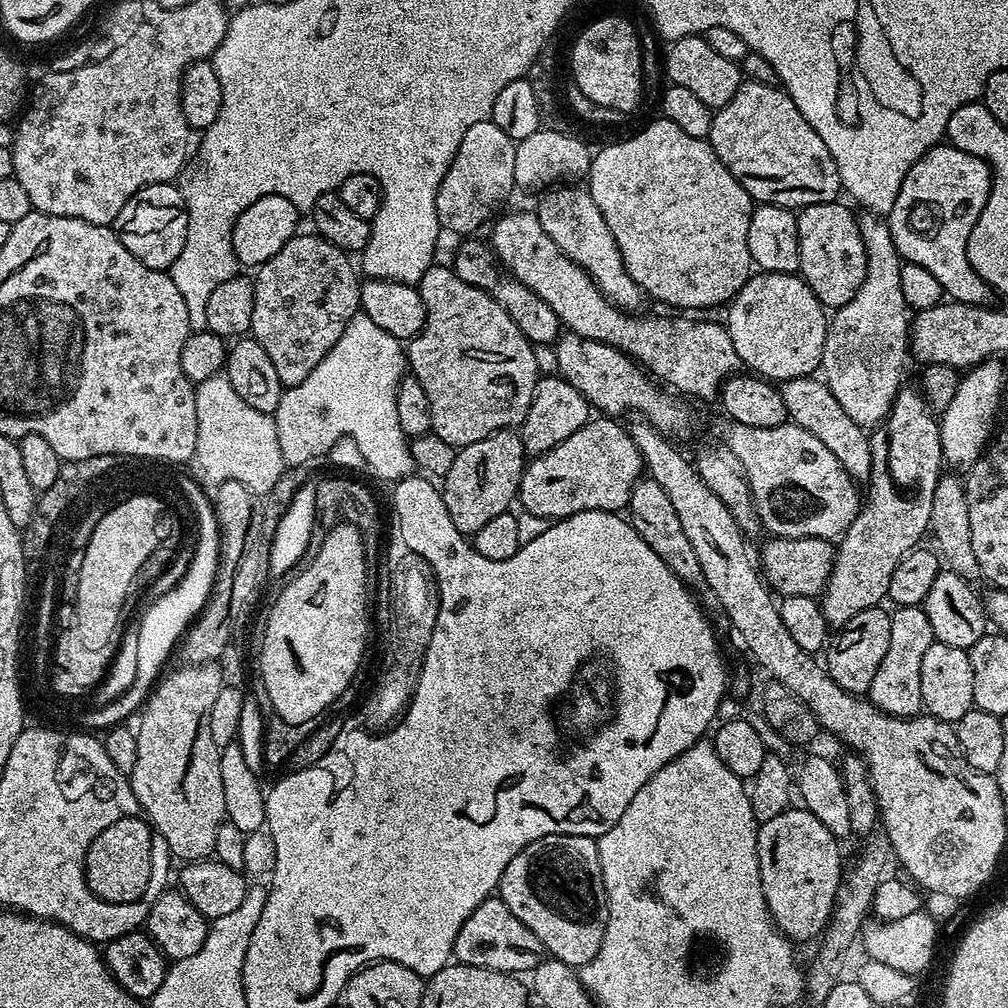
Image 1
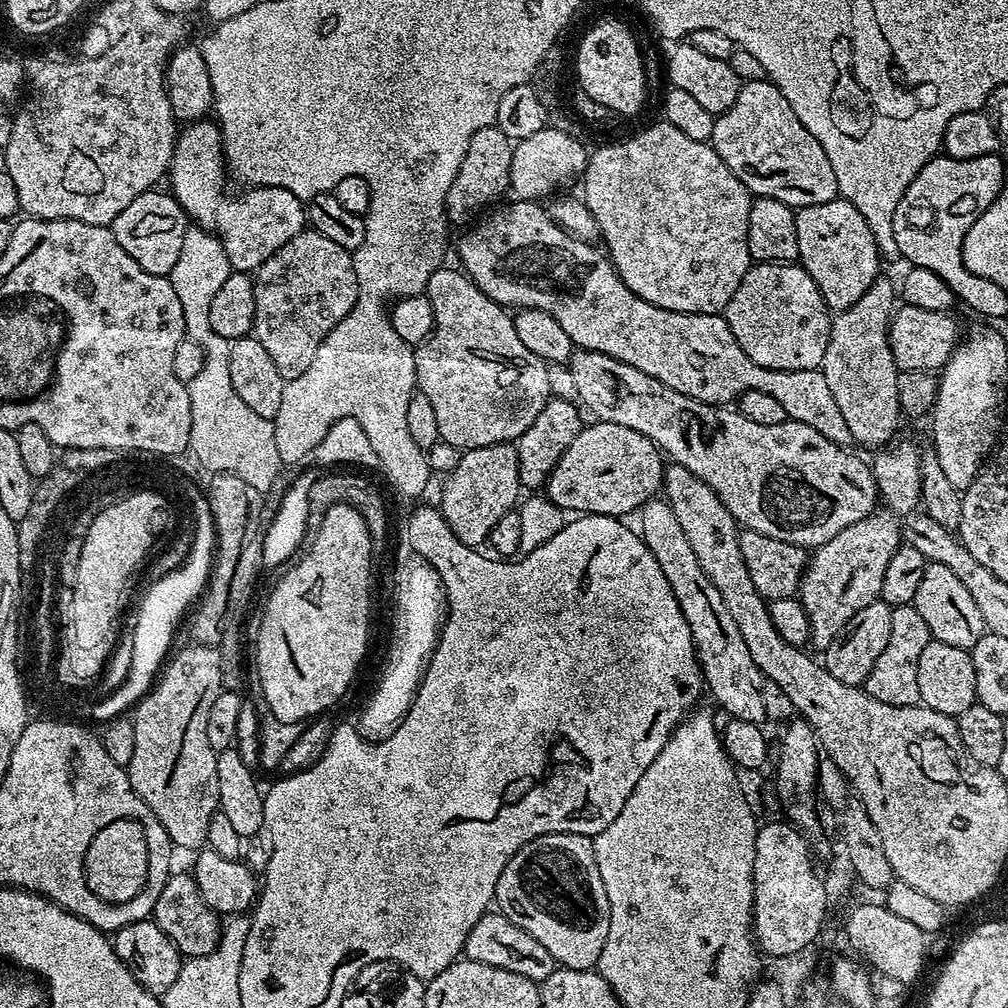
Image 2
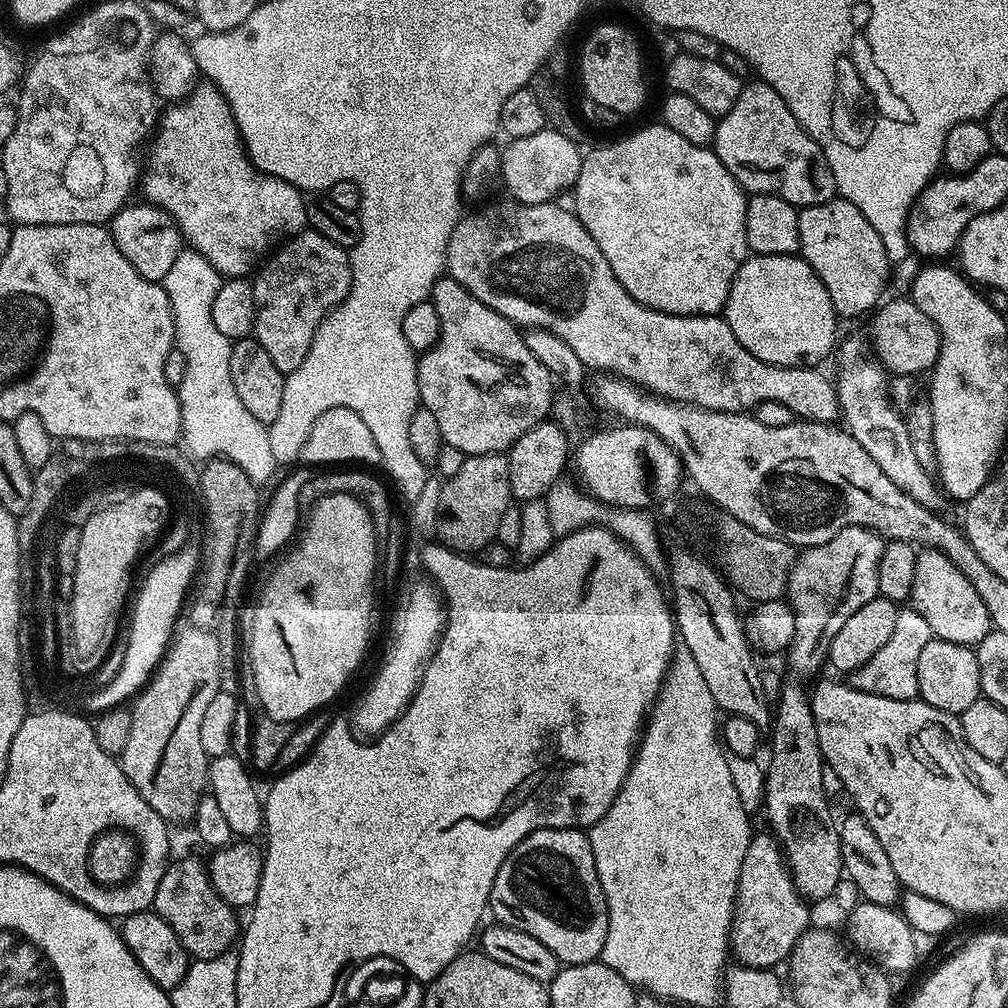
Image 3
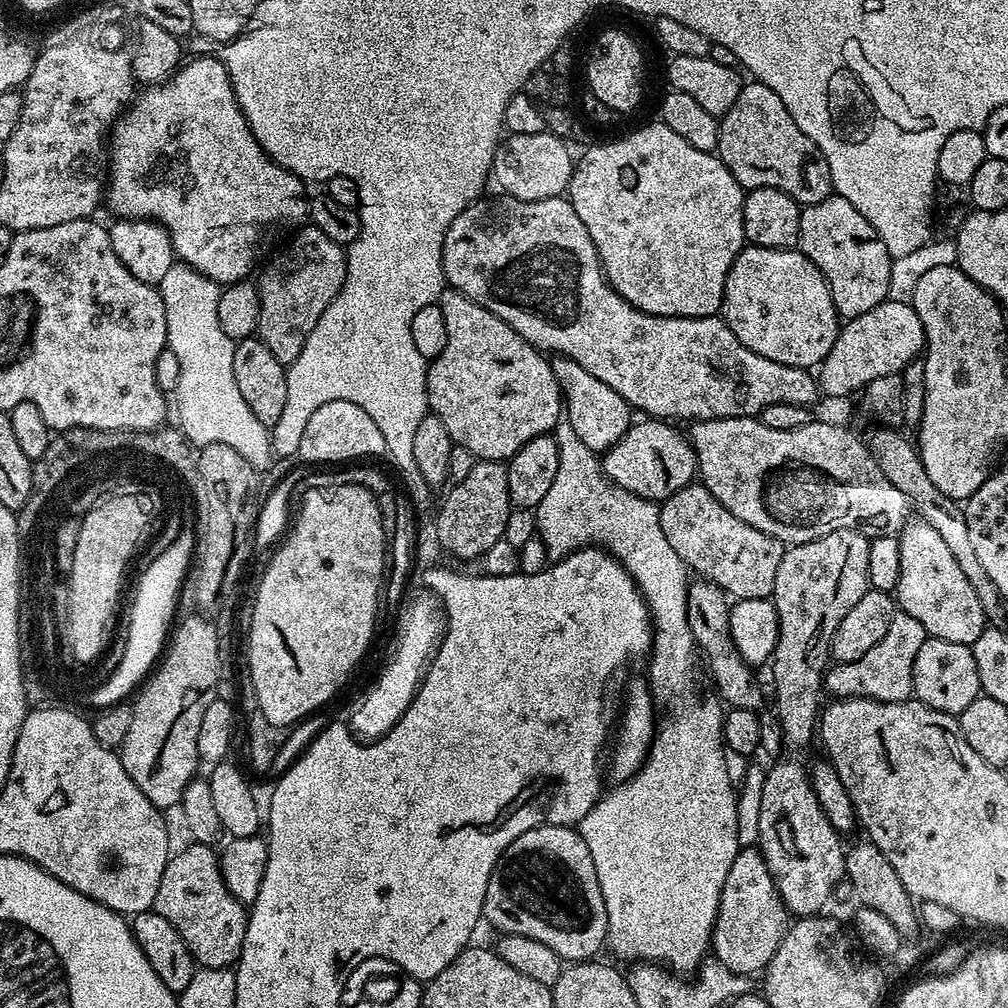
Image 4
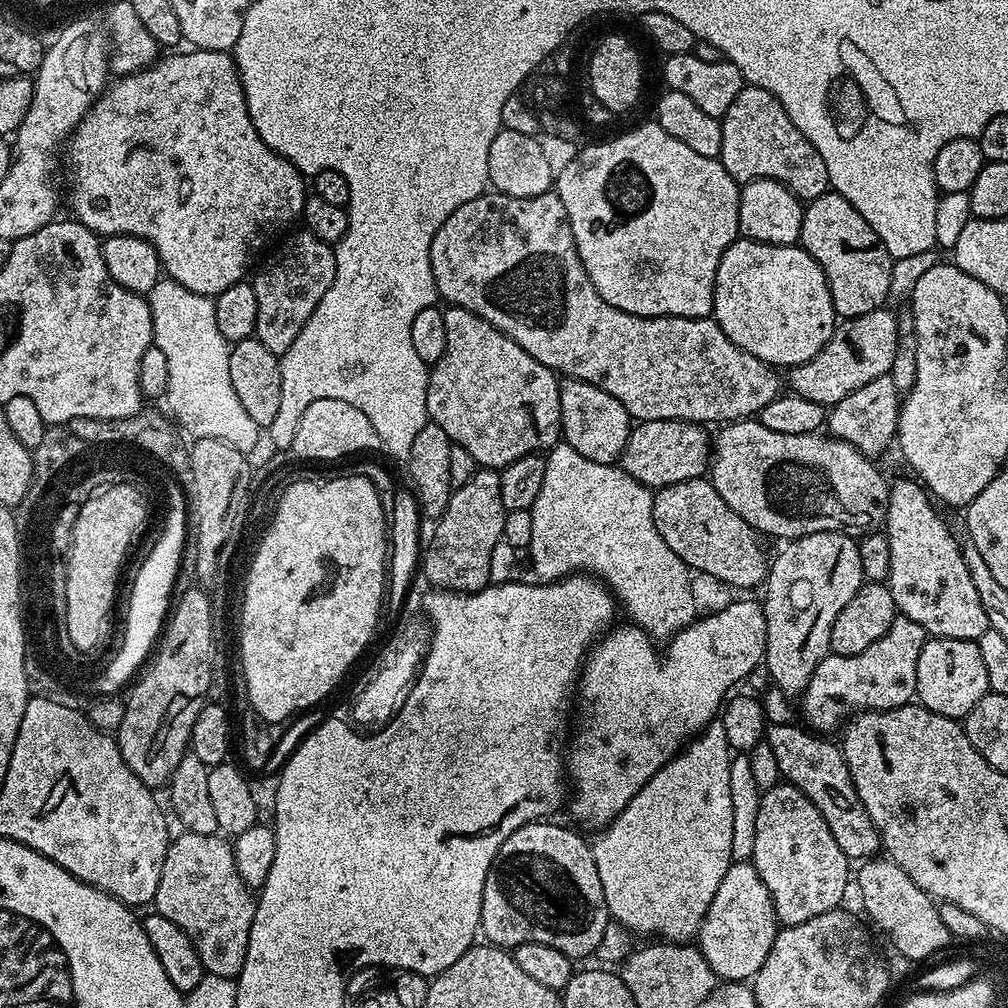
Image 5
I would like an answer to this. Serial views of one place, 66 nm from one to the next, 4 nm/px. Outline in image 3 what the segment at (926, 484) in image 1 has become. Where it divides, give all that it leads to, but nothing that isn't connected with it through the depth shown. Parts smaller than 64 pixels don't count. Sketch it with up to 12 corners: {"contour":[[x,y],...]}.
{"contour":[[838,530],[793,559],[786,602],[798,675],[880,595],[885,537]]}

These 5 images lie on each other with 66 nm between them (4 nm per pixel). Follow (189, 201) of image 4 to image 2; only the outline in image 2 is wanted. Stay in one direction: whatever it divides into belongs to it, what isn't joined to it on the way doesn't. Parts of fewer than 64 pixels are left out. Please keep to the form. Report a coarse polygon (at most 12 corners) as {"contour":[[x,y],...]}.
{"contour":[[219,123],[179,129],[166,180],[189,221],[255,273],[305,231],[278,186],[231,196]]}

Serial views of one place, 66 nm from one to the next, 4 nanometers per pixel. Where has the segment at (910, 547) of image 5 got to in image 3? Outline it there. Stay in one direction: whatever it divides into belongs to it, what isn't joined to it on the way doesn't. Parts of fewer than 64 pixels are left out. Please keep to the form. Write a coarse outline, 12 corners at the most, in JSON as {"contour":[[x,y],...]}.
{"contour":[[917,551],[911,607],[933,637],[975,646],[993,631],[970,578]]}

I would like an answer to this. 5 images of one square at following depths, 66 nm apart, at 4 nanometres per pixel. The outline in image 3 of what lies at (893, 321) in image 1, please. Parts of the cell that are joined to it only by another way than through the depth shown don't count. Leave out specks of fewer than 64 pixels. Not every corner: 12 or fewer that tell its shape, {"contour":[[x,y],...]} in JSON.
{"contour":[[839,341],[843,427],[898,490],[946,513],[869,343]]}

